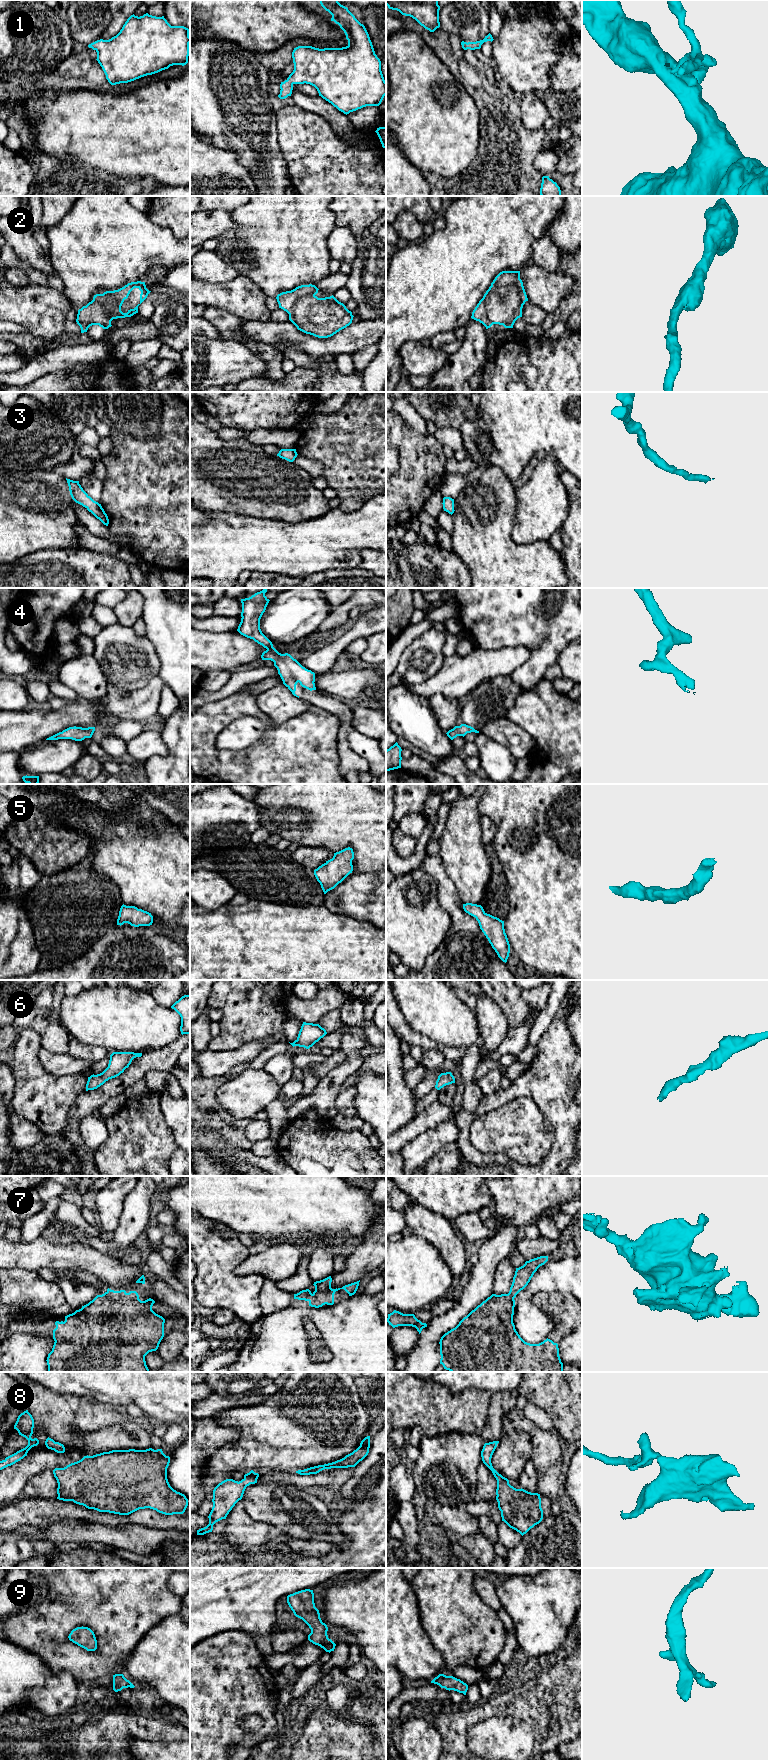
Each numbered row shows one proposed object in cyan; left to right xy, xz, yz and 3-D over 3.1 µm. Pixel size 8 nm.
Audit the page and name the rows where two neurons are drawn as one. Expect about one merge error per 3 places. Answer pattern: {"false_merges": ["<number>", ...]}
{"false_merges": []}

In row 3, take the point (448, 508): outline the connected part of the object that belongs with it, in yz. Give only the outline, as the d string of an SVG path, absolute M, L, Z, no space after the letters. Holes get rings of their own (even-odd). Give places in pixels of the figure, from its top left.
M444 497L442 504L444 511L448 512L451 515L454 513L454 499L450 497Z

